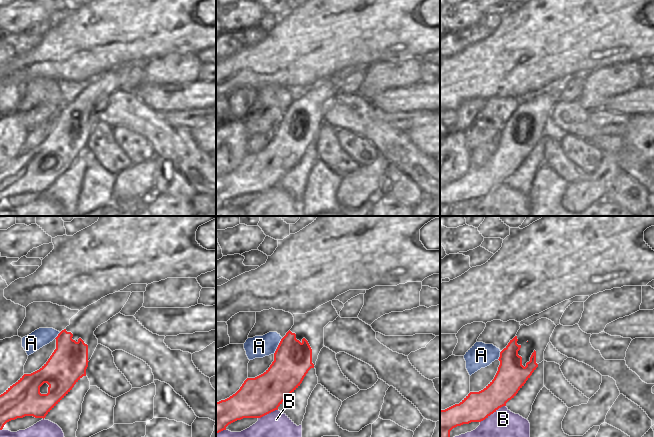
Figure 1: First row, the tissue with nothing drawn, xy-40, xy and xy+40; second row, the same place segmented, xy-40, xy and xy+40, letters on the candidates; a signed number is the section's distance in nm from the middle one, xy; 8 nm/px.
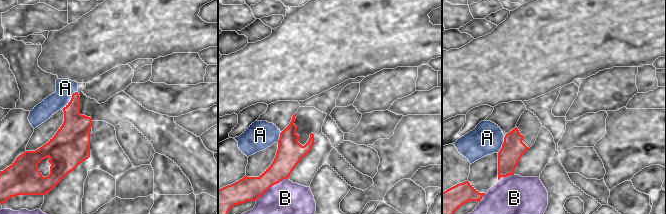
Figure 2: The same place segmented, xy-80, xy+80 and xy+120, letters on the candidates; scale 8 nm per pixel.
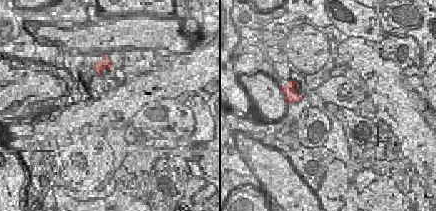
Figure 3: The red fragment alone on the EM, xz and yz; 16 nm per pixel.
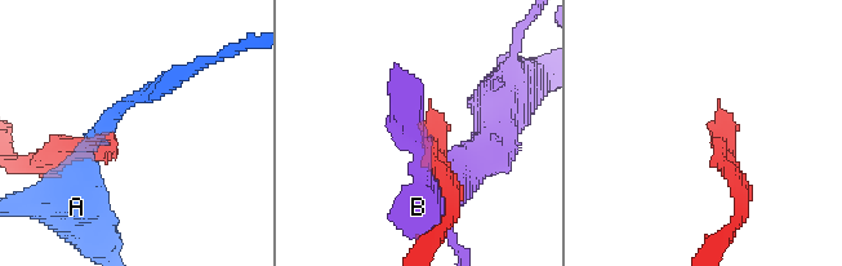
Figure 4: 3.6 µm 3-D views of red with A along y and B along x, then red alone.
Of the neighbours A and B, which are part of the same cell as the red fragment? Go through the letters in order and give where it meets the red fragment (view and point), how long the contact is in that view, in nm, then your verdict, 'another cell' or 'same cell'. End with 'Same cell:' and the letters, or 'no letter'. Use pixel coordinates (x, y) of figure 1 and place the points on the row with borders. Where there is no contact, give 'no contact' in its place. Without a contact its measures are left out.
A: contact xy (278, 346); length 150 nm; another cell
B: contact xy+40 (492, 413); length 240 nm; another cell
Same cell: no letter

